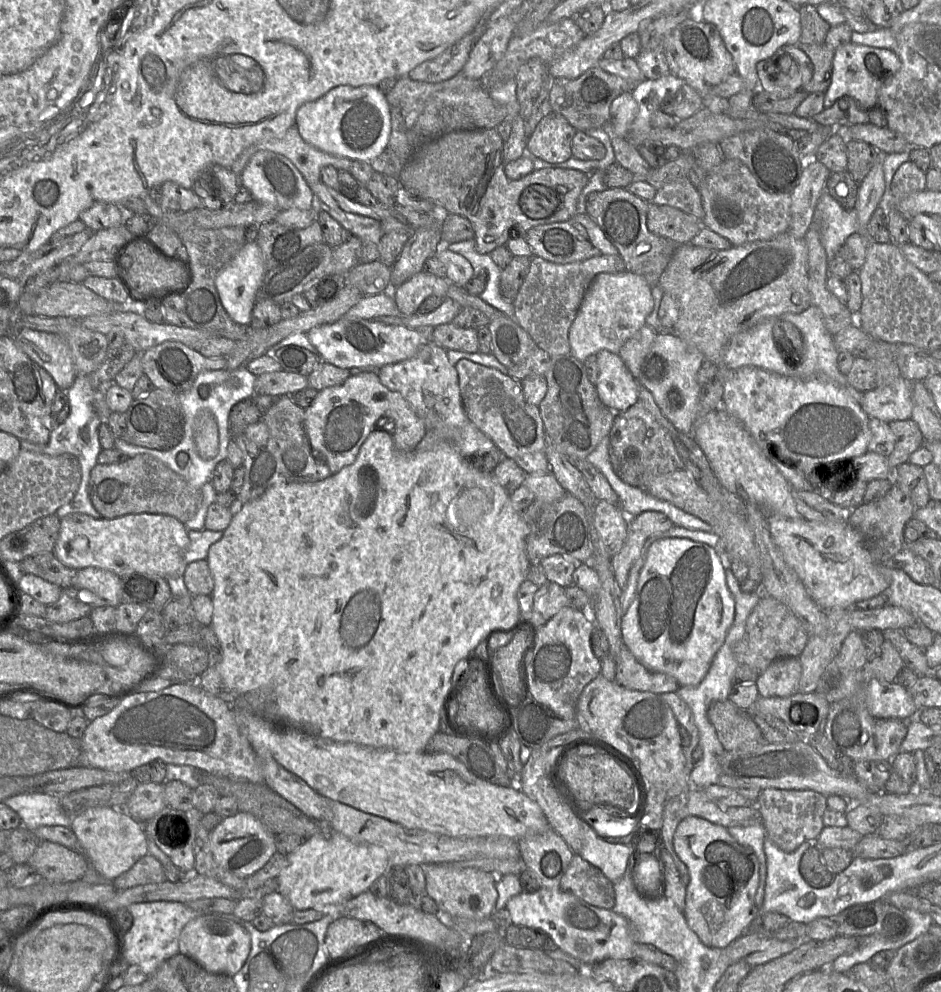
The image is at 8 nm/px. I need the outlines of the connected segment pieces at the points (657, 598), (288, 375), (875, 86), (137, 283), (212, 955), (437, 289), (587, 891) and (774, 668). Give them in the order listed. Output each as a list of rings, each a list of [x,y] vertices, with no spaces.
[[[663,538],[648,549],[628,610],[621,619],[624,645],[645,668],[673,677],[682,686],[698,685],[725,642],[735,617],[735,602],[726,582],[726,567],[715,549],[687,538]]]
[[[271,372],[257,376],[255,395],[290,395],[309,387],[308,376],[294,372]]]
[[[849,42],[834,50],[830,84],[824,92],[824,108],[831,107],[839,98],[849,96],[856,100],[862,109],[877,107],[878,92],[884,82],[901,67],[895,52]]]
[[[145,238],[130,243],[120,258],[123,277],[132,294],[141,300],[153,300],[189,286],[192,280],[188,263],[165,257]]]
[[[200,914],[190,920],[179,936],[179,953],[183,954],[204,970],[212,974],[233,976],[244,965],[250,953],[250,935],[231,917],[219,914]]]
[[[421,271],[393,288],[393,298],[399,311],[410,315],[416,313],[421,303],[429,296],[447,298],[450,284],[446,278]]]
[[[575,855],[561,878],[560,889],[583,901],[603,909],[612,909],[615,905],[613,883],[603,872]]]
[[[798,657],[780,658],[772,662],[757,681],[760,697],[786,697],[797,692],[802,668]]]

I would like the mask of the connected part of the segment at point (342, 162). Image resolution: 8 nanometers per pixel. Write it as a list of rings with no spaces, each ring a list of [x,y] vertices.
[[[296,125],[290,127],[280,139],[251,146],[257,146],[257,151],[267,150],[285,156],[300,171],[309,187],[321,181],[323,167],[331,165],[337,170],[350,172],[353,164],[351,159],[333,156],[308,144],[299,134]]]

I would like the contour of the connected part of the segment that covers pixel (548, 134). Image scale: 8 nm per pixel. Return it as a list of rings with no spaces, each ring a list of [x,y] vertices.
[[[550,110],[527,138],[527,154],[549,163],[564,162],[572,157],[571,143],[575,133],[563,116]]]

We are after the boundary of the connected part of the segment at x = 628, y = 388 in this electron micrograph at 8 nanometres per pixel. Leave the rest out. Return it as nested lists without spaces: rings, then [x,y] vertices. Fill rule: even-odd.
[[[602,350],[595,354],[599,375],[595,388],[601,402],[615,413],[638,401],[638,383],[618,354]]]

